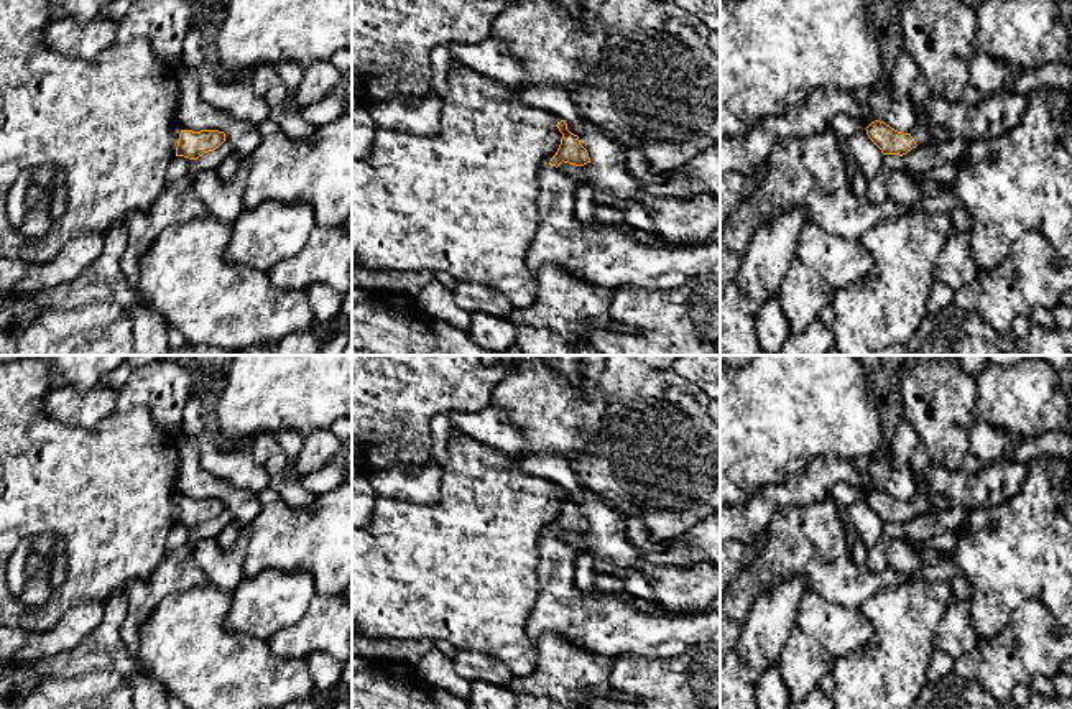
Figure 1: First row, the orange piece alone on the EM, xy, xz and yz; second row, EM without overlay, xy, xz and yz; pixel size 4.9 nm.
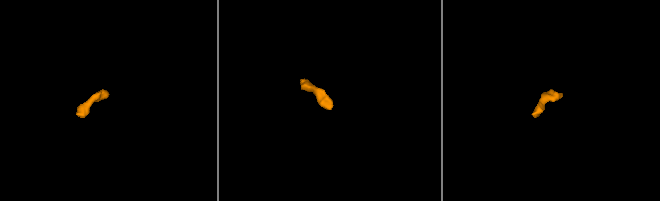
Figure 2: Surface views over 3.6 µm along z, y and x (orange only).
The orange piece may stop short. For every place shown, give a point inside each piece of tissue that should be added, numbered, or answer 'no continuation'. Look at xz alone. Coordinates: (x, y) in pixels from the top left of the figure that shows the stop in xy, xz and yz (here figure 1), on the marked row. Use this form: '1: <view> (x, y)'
1: xz (599, 255)

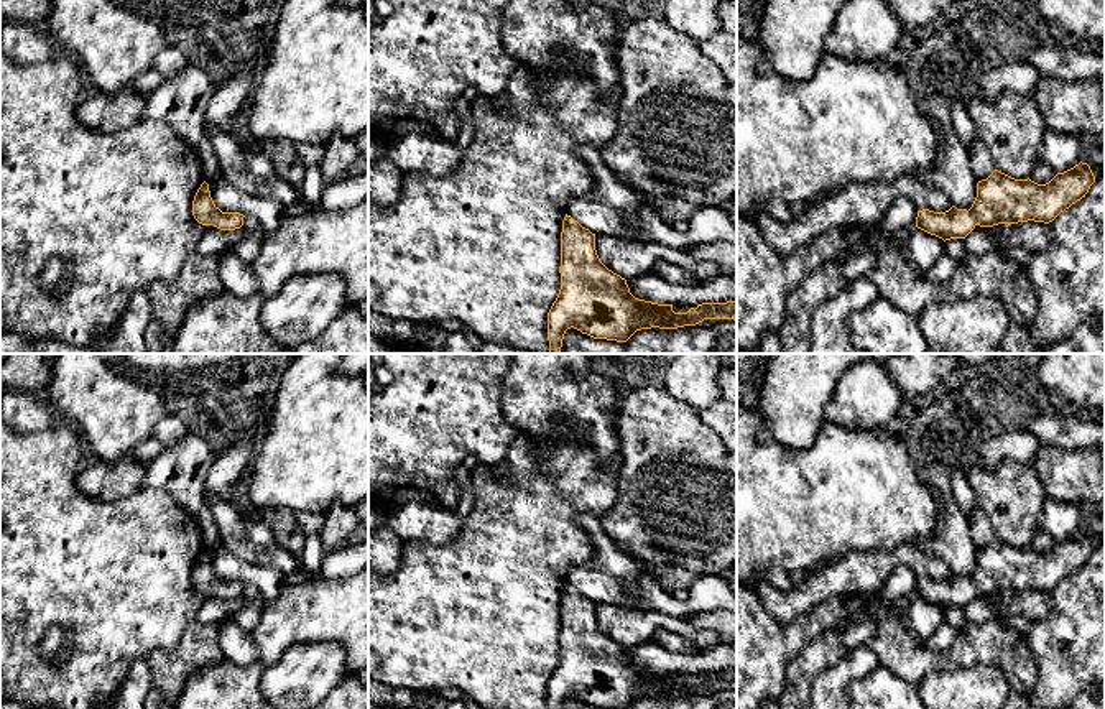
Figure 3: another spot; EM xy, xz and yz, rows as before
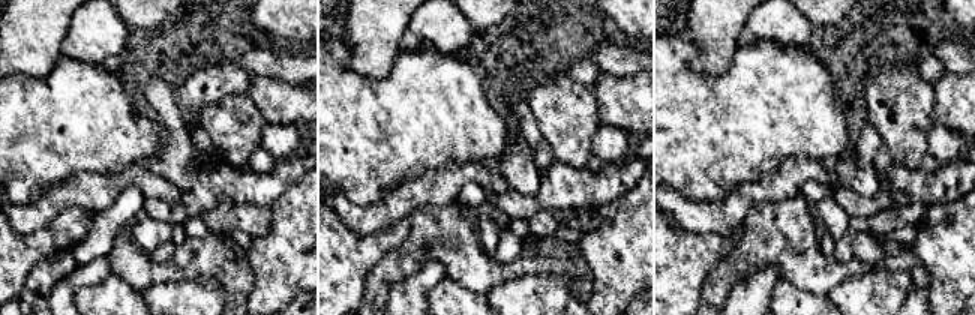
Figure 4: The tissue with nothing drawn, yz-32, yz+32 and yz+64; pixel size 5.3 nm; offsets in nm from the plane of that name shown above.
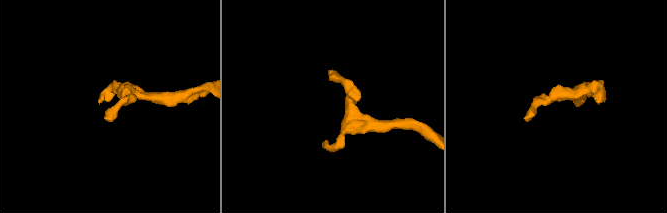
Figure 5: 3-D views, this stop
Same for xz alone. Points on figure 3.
no continuation

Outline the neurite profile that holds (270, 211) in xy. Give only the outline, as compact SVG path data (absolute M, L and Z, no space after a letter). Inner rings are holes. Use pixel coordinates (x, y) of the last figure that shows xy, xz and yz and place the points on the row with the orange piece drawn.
M214 176L204 181L209 184L215 207L222 212L240 212L243 215L253 214L265 234L276 230L281 217L284 215L284 206L281 202L242 192L222 176Z

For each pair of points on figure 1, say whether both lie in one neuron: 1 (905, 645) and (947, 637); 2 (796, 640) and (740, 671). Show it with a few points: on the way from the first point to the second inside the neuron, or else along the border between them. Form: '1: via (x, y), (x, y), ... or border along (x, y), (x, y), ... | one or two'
1: border along (951, 602), (936, 635), (936, 650) | two
2: border along (794, 629), (775, 667) | two

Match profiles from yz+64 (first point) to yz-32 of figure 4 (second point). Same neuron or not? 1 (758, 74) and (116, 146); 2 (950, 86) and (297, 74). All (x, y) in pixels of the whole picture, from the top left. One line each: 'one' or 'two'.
1: one
2: two

